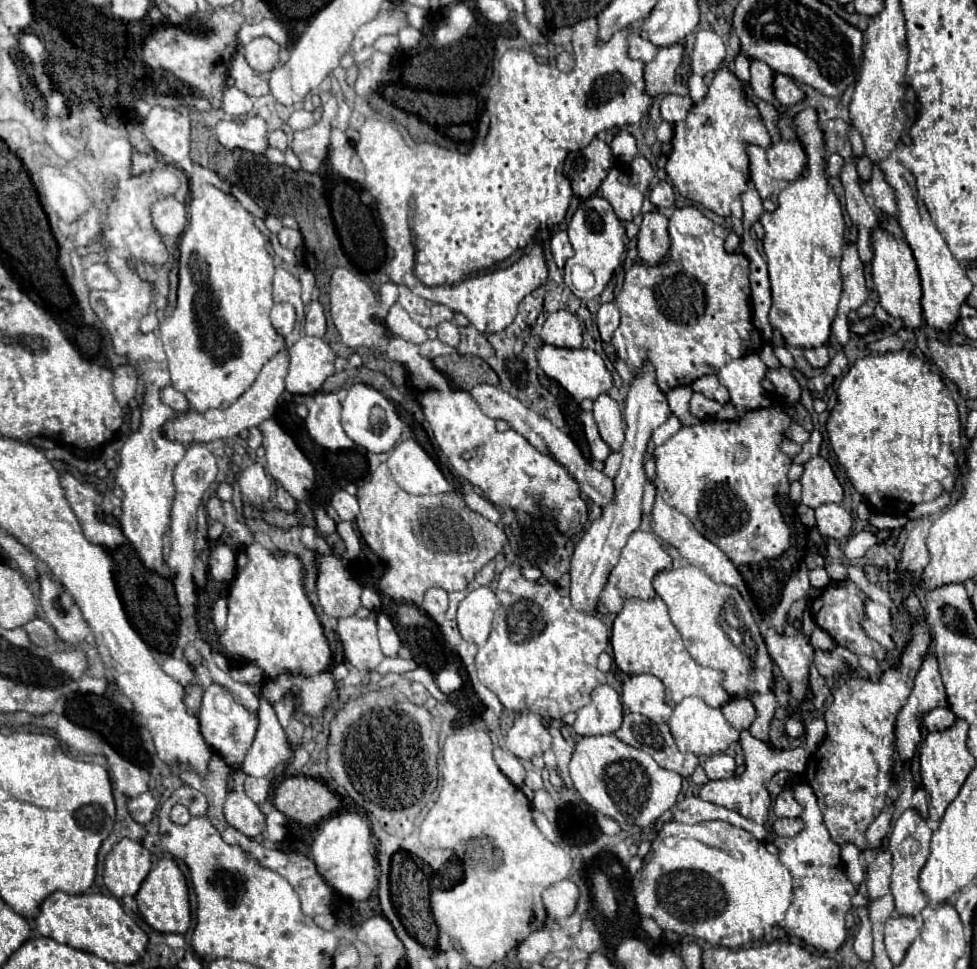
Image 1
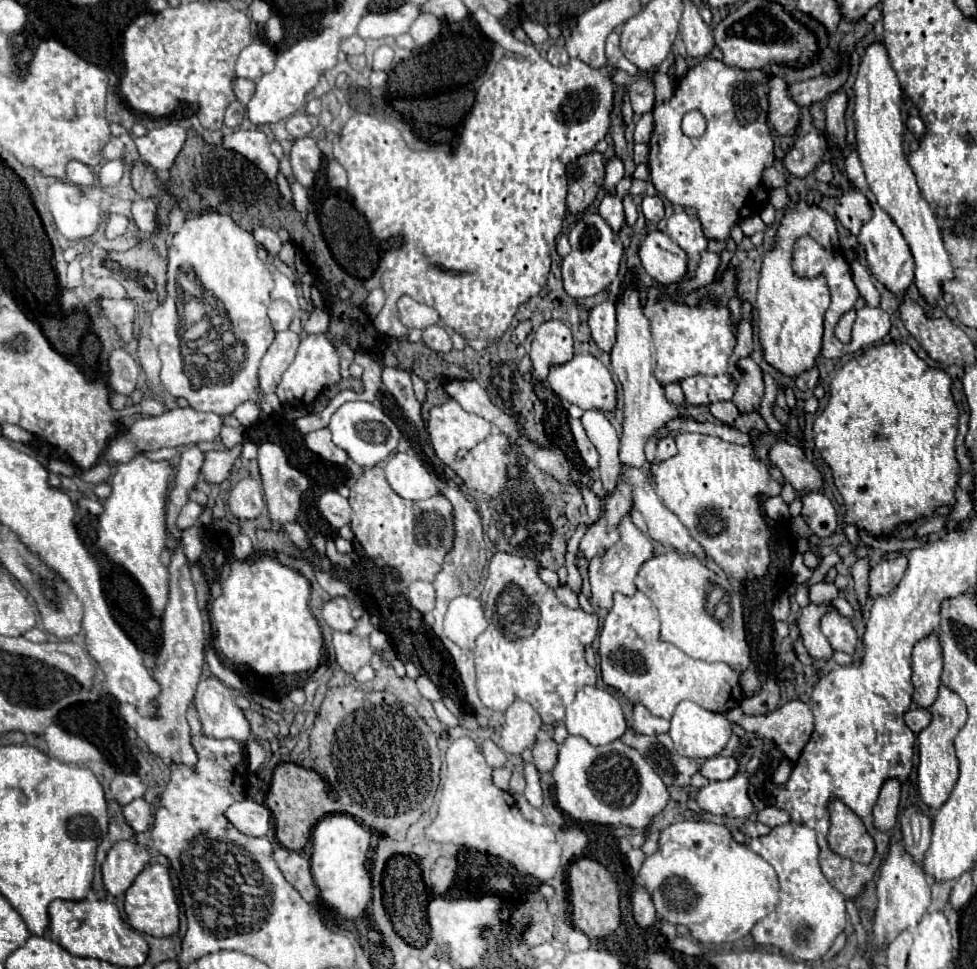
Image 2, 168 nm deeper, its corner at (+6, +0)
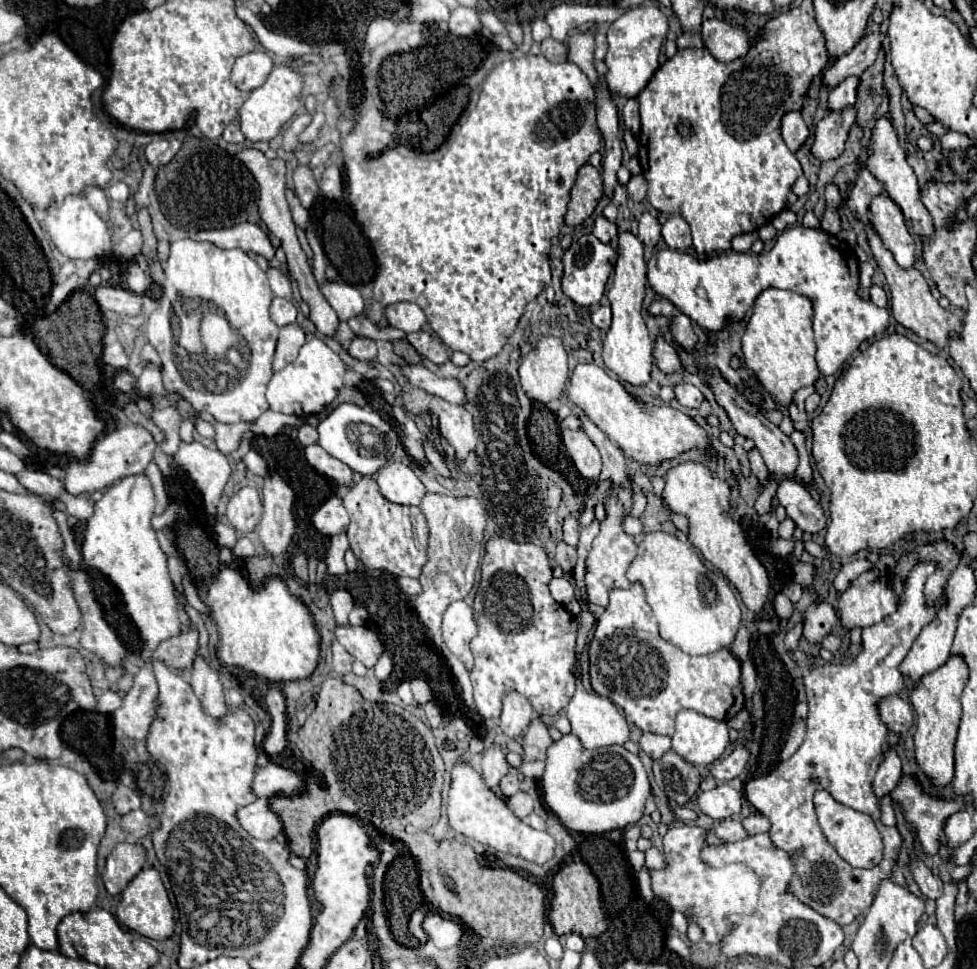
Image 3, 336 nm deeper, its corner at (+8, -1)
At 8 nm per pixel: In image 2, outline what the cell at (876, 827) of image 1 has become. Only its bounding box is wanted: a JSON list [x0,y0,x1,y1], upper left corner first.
[874,778,900,830]

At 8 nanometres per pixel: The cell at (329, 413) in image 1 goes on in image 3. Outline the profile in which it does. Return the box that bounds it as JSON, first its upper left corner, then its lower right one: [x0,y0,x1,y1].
[306,443,352,485]

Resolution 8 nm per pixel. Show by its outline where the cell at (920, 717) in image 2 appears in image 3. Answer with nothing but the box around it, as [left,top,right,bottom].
[878,697,914,735]

